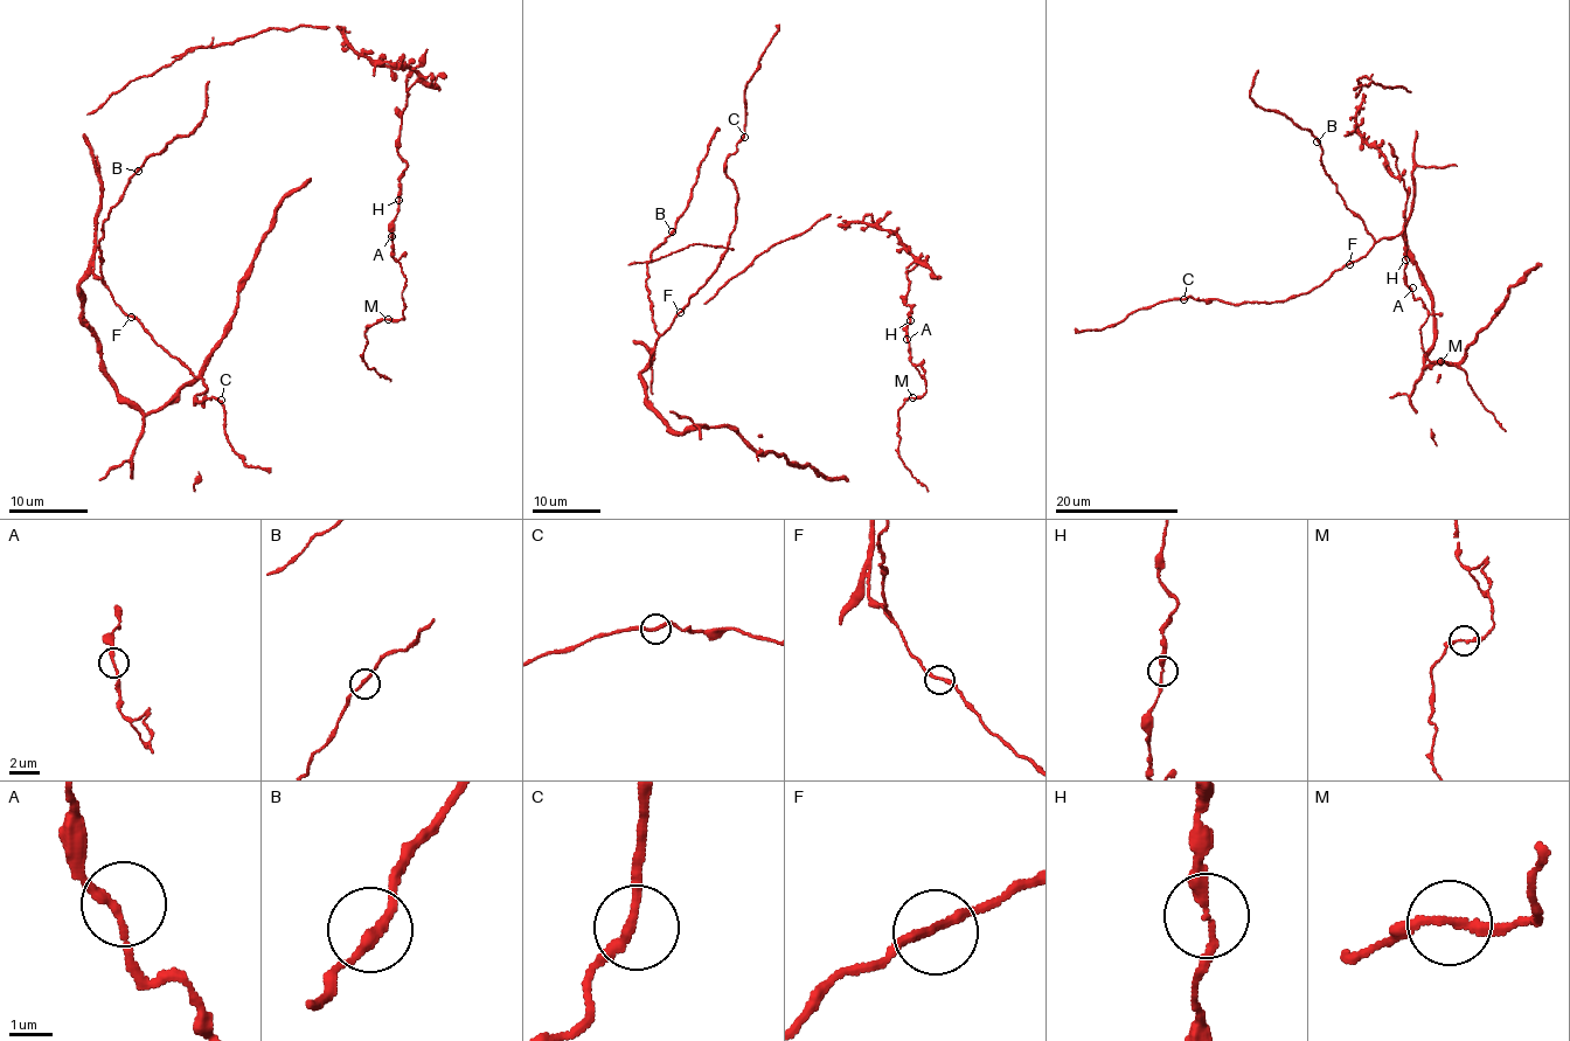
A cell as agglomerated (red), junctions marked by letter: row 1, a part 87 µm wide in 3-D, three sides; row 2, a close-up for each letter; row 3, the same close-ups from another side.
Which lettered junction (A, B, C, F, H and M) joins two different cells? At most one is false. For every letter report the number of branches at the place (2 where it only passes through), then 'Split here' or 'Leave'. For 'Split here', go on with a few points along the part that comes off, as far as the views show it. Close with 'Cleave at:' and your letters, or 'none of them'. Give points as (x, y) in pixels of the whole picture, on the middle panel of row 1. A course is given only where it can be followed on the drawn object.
A: Branches: 2. Leave
B: Branches: 2. Leave
C: Branches: 2. Leave
F: Branches: 2. Leave
H: Branches: 2. Leave
M: Branches: 2. Leave
Cleave at: none of them

